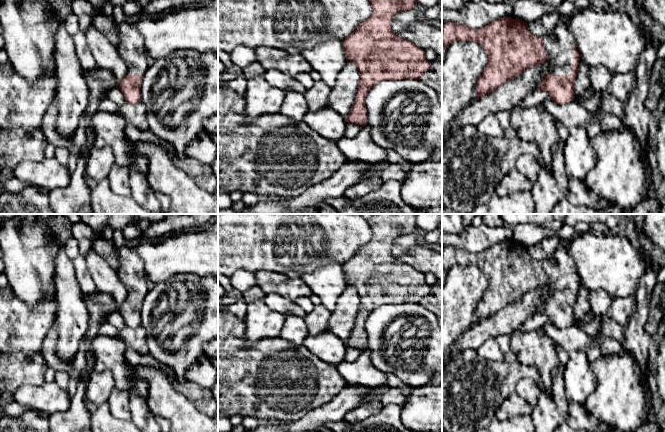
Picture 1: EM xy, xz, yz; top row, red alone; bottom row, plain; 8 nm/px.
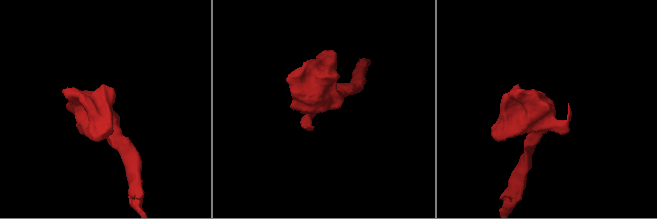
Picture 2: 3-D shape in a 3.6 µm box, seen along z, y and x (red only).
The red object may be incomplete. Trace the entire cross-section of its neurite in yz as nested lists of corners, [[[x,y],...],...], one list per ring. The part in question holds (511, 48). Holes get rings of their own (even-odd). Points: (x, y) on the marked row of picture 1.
[[[503,17],[479,29],[448,22],[442,26],[442,45],[448,48],[455,41],[476,41],[487,52],[487,66],[476,83],[477,100],[491,94],[497,87],[513,80],[528,68],[538,66],[545,61],[547,72],[536,91],[546,91],[551,100],[560,105],[574,100],[574,82],[577,77],[580,55],[564,18],[543,39],[532,35],[528,31],[528,24],[519,18]]]

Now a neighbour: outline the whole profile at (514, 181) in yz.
[[[514,168],[497,185],[495,194],[498,196],[505,196],[516,192],[530,192],[532,186],[533,184],[527,177]]]

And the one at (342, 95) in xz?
[[[347,61],[330,90],[327,100],[328,108],[336,111],[344,119],[347,118],[354,103],[359,80],[360,73],[357,66]]]

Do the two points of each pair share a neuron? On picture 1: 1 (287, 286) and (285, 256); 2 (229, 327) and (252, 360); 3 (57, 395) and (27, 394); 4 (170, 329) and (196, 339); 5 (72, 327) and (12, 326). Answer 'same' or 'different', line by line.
1: different
2: same
3: same
4: same
5: different

